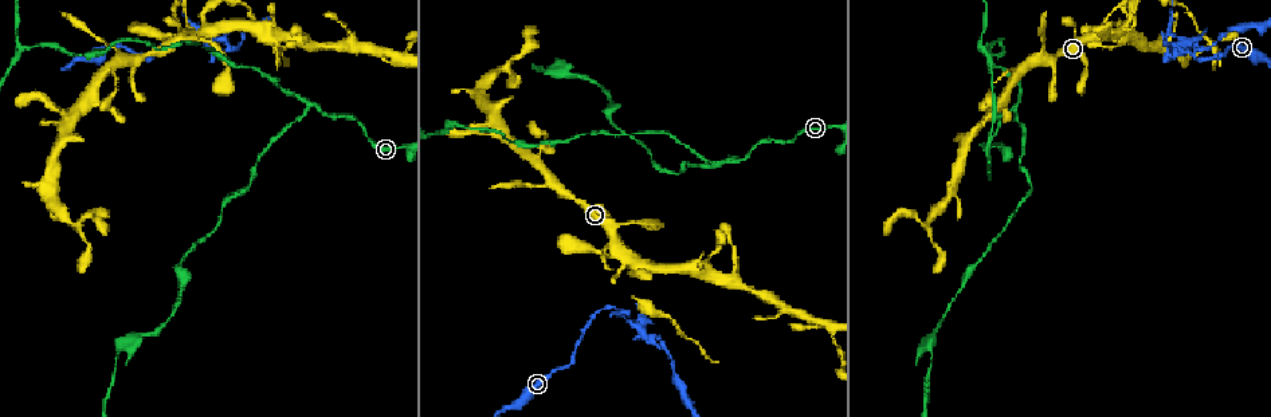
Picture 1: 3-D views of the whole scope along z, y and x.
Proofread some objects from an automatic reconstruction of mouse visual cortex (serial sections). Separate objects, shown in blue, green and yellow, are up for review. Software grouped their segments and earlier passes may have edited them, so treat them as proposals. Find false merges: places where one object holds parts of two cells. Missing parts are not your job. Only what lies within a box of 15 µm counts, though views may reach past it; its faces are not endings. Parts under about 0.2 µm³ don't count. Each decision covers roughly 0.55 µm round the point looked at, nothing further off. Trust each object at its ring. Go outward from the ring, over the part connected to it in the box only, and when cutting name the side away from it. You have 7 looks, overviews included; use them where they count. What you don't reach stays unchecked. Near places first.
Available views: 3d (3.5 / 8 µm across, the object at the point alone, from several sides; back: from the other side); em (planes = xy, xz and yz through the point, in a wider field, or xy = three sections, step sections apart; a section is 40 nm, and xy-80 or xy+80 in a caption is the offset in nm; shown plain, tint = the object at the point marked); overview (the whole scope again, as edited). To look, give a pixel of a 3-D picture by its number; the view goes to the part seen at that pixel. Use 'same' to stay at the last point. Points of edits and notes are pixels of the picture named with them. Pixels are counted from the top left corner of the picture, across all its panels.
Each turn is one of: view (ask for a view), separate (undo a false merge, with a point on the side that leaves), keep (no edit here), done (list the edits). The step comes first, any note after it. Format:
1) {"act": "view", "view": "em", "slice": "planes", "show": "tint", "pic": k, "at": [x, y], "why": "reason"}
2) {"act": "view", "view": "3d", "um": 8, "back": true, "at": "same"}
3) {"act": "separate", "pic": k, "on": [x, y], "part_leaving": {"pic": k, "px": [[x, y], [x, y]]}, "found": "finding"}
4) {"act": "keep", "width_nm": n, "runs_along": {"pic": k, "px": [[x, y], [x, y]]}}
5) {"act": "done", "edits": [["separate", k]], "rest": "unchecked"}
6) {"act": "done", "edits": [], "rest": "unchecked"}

{"act": "view", "view": "3d", "um": 3.5, "back": true, "pic": 1, "at": [1170, 34], "why": "three-way junction"}

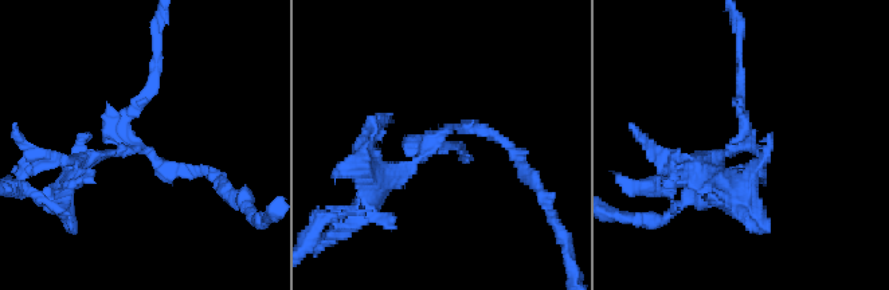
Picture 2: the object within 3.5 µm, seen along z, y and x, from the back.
{"act": "view", "view": "em", "slice": "planes", "show": "tint", "pic": 2, "at": [442, 136]}

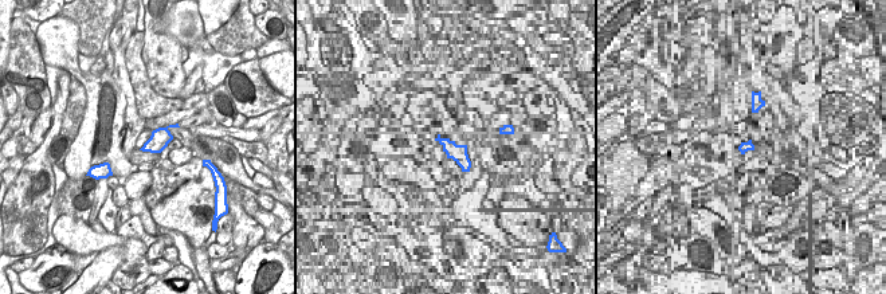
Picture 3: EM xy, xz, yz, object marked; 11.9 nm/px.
{"act": "view", "view": "em", "slice": "xy", "step": 3, "show": "tint", "at": "same", "why": "cut it another way"}

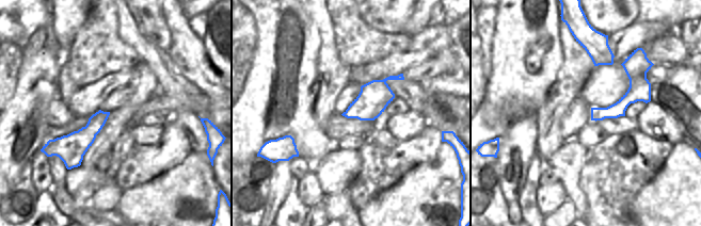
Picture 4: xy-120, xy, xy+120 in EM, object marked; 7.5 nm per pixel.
{"act": "separate", "pic": 2, "on": [116, 140], "found": "a second cell is stuck on"}

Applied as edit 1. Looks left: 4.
{"act": "view", "view": "overview"}

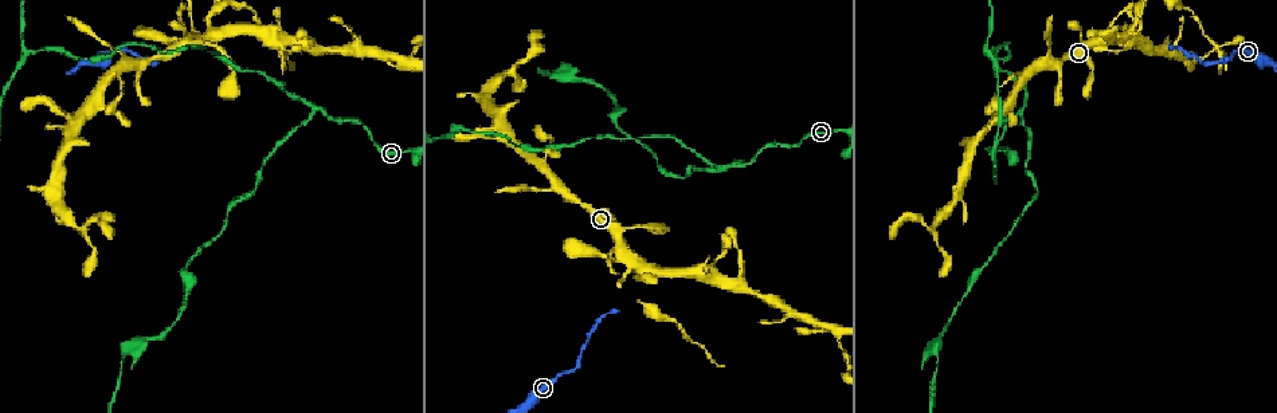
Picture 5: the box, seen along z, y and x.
{"act": "view", "view": "3d", "um": 3.5, "pic": 5, "at": [318, 107], "why": "arms part here"}

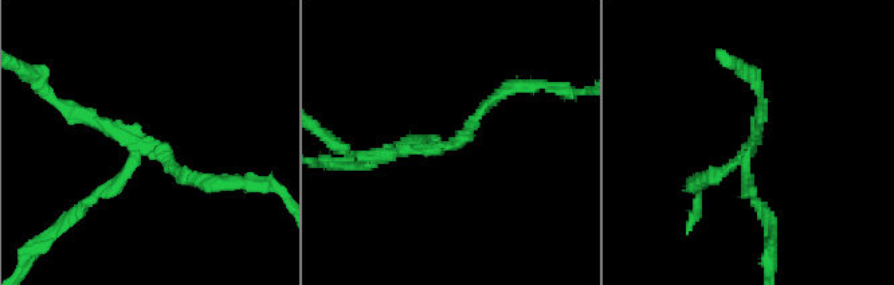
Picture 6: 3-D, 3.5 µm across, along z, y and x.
{"act": "view", "view": "em", "slice": "xy", "step": 3, "show": "tint", "pic": 6, "at": [141, 151], "arms": 3, "arm_widths_nm": [100, 150, 150], "why": "now the EM"}

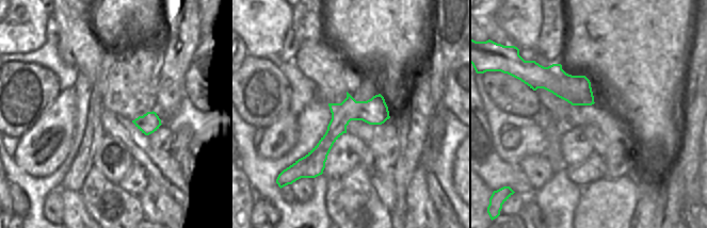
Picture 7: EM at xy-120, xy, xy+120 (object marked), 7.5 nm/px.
{"act": "separate", "pic": 6, "on": [106, 190], "part_leaving": {"pic": 6, "px": [[136, 157], [38, 248]]}, "found": "two cells meet here"}

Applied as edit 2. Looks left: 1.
{"act": "done", "edits": [["separate", 2], ["separate", 6]], "rest": "unchecked"}

